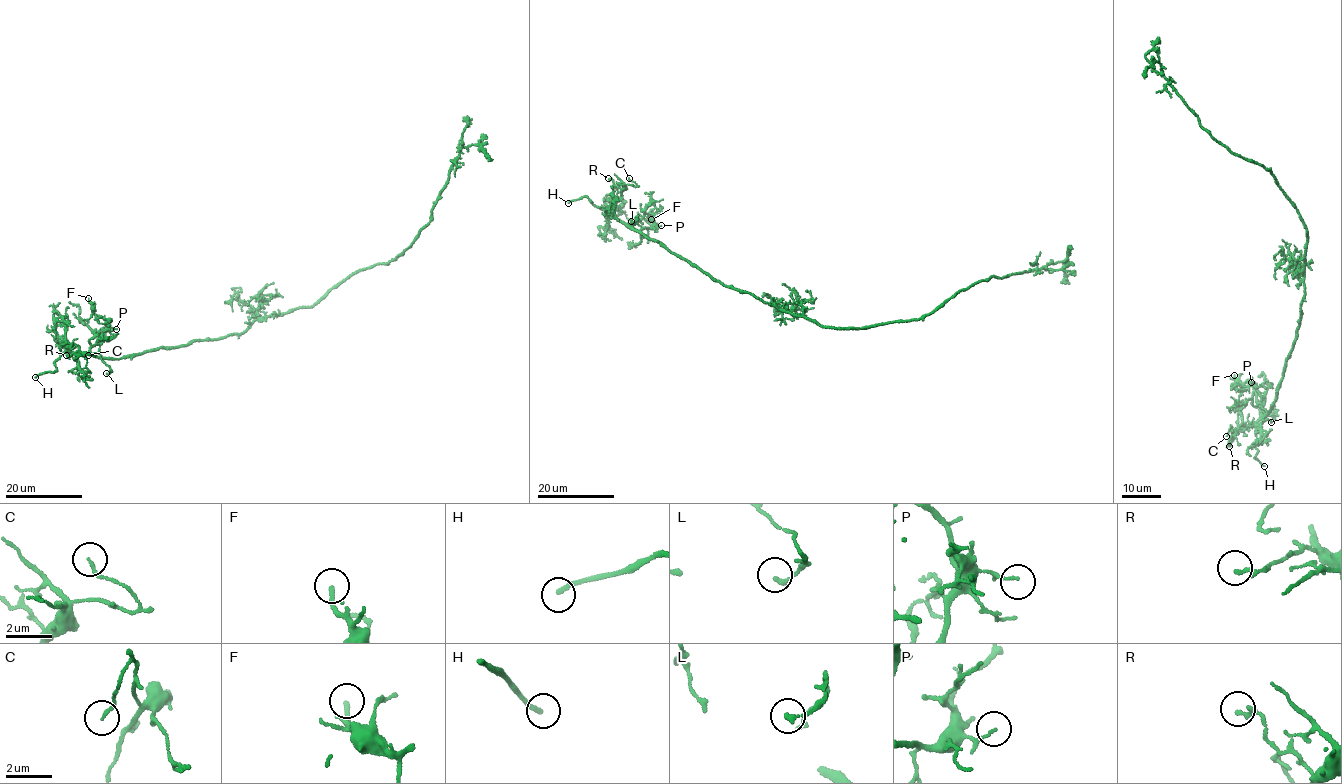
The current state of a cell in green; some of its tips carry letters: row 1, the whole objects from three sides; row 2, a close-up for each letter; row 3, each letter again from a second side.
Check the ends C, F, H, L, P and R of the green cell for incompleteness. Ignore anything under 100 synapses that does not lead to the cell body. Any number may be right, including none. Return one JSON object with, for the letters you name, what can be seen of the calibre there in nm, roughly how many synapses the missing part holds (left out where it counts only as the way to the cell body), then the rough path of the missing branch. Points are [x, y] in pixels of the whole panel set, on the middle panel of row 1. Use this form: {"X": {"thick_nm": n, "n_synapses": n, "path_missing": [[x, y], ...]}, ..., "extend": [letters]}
{"H": {"thick_nm": 200}, "extend": ["H"]}

